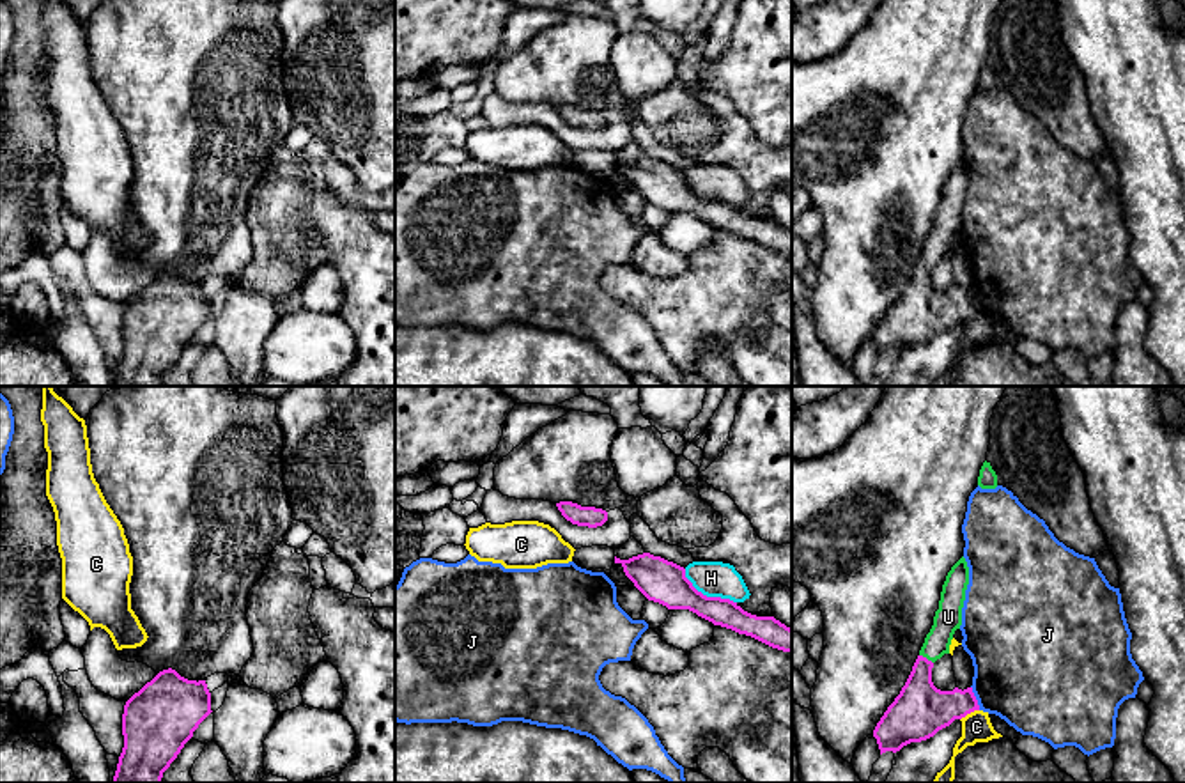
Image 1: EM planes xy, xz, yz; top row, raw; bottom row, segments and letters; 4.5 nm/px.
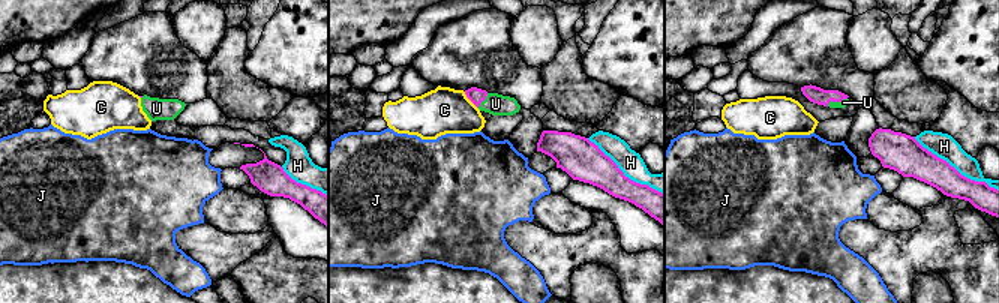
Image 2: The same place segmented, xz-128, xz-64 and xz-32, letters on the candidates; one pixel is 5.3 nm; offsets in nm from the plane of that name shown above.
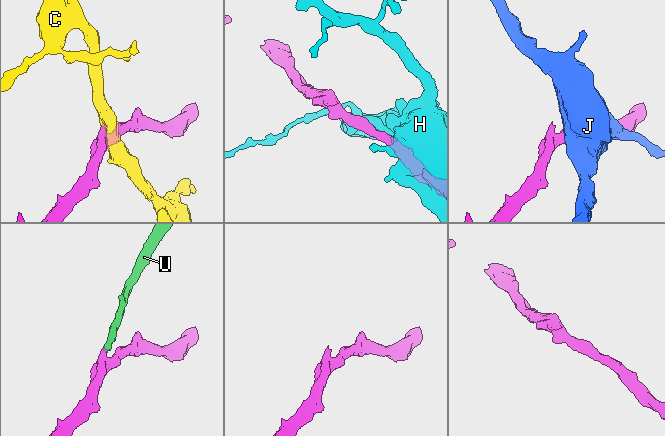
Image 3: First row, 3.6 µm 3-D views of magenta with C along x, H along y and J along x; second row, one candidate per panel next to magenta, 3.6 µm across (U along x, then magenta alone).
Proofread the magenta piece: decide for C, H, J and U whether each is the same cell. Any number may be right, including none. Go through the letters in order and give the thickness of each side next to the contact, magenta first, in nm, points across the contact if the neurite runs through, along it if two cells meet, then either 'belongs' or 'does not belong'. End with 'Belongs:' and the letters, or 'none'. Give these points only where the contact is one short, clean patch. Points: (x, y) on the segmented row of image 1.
C: 240 nm thick on the magenta side, 140 nm on the other; does not belong
H: 200 nm thick on the magenta side, 160 nm on the other; does not belong
J: 240 nm thick on the magenta side, 440 nm on the other; border along yz (971, 686), (980, 709); does not belong
U: 240 nm thick on the magenta side, 120 nm on the other; runs through yz (920, 711), (920, 677), (925, 658), (936, 645), (948, 617); belongs
Belongs: U

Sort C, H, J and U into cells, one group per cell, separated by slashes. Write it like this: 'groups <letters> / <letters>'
groups C / H / J / U

